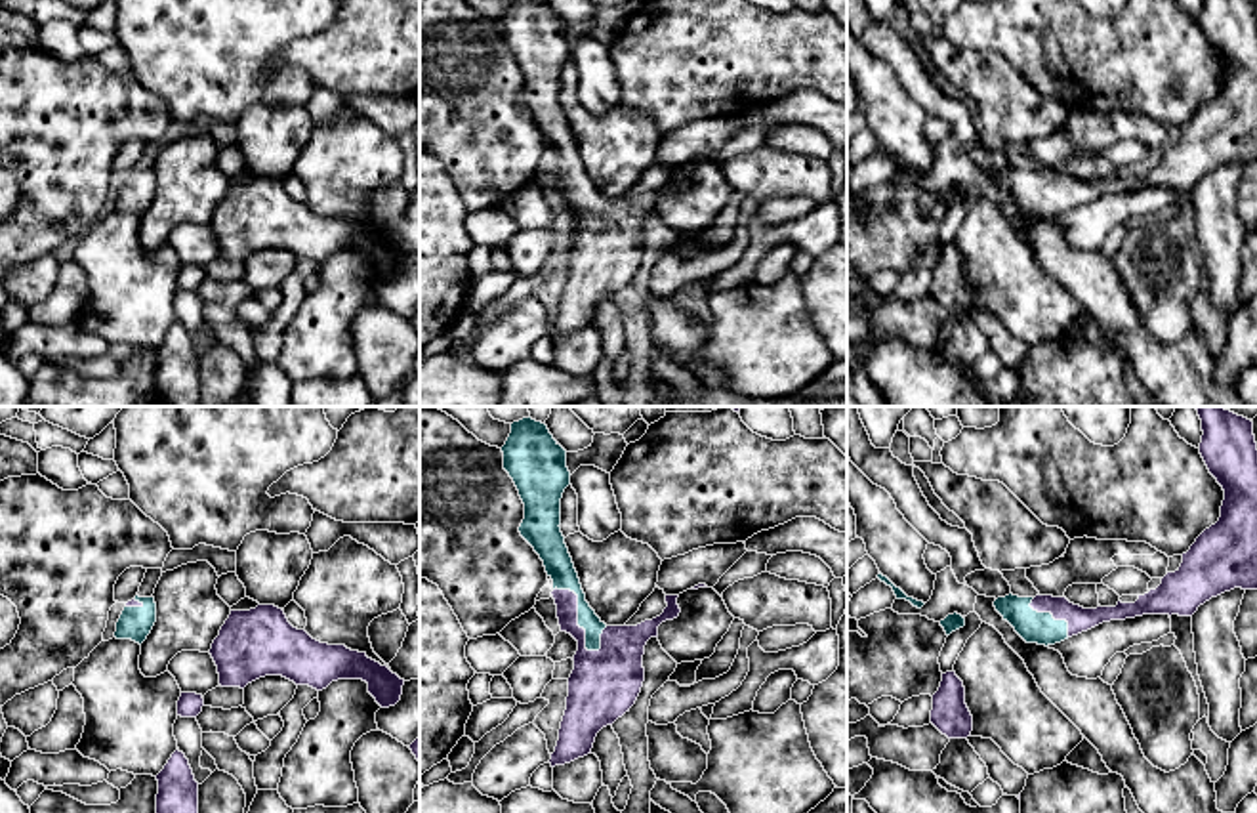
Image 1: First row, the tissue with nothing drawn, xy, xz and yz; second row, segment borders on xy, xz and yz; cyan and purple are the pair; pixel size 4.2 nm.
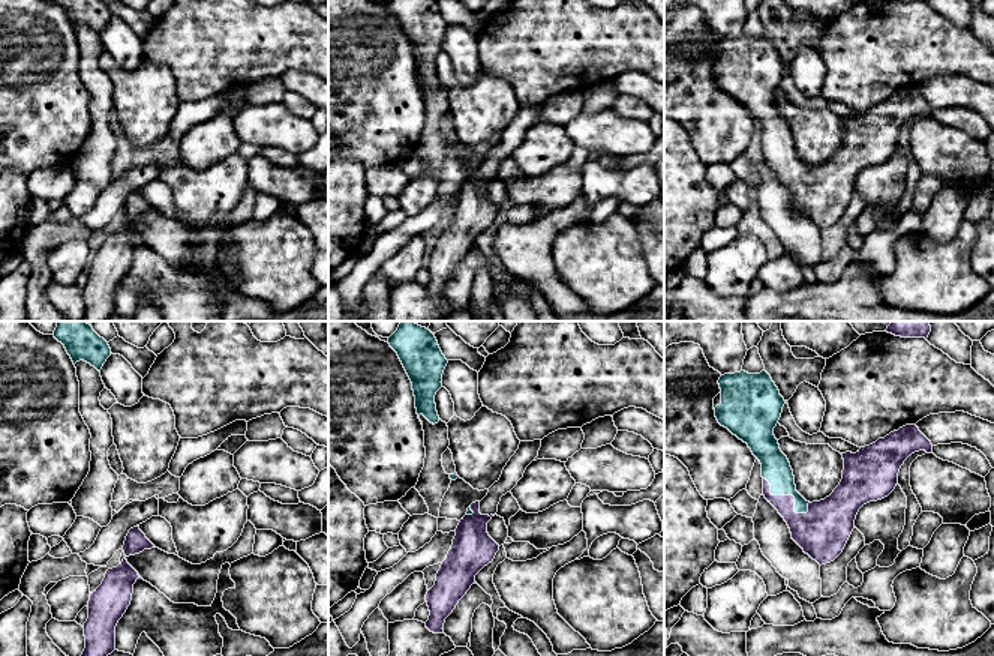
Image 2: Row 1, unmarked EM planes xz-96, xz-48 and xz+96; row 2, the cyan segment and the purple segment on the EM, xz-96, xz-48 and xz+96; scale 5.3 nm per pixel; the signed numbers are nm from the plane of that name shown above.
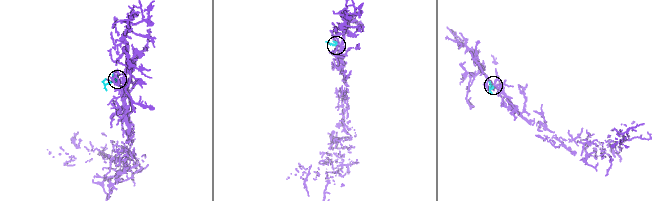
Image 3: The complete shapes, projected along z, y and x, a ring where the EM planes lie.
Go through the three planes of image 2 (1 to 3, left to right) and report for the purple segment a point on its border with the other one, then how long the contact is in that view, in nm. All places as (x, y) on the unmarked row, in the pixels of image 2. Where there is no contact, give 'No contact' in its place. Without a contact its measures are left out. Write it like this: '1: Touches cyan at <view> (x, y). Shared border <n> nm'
1: No contact
2: Touches cyan at xz-48 (471, 177). Shared border 50 nm
3: Touches cyan at xz+96 (789, 158). Shared border 300 nm

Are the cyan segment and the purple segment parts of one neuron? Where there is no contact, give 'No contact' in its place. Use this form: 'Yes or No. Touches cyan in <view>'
Yes. Touches cyan in xz

